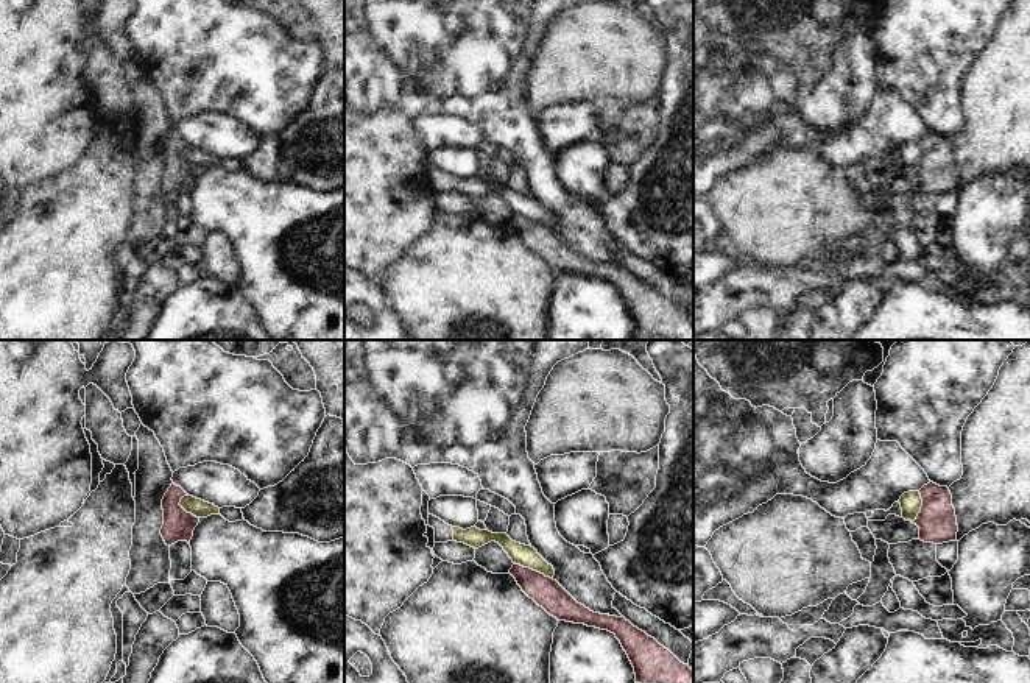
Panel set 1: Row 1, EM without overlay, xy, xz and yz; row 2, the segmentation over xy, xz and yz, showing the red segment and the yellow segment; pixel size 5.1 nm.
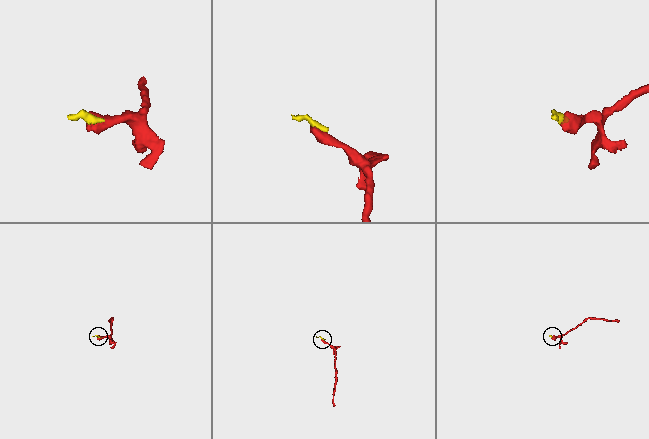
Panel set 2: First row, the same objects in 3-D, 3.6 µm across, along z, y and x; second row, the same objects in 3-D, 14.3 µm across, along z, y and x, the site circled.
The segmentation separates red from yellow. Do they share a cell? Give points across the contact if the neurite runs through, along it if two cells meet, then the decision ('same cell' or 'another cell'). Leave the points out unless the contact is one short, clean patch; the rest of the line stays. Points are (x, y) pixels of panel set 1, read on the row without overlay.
along xz (514, 212), (536, 220), (550, 230) | another cell

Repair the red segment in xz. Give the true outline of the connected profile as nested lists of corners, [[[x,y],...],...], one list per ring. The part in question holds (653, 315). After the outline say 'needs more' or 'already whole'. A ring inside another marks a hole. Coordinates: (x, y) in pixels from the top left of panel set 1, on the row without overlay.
[[[514,214],[510,225],[530,249],[558,271],[614,284],[634,318],[636,334],[658,335],[665,340],[693,340],[693,321],[625,268],[591,262],[556,231],[530,218]]]; already whole

